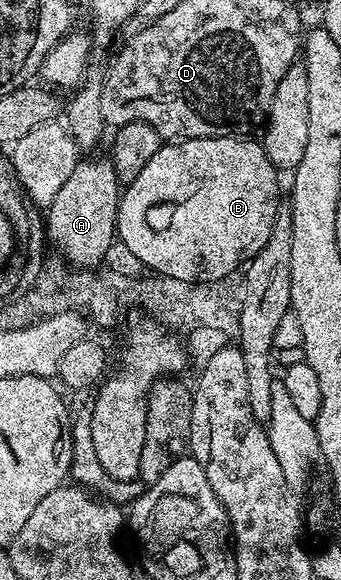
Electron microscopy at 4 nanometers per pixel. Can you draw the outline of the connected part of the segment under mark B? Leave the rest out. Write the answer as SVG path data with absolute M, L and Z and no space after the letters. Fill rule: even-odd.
M249 136L186 138L162 144L159 152L155 152L155 156L151 156L151 161L143 168L143 172L139 172L139 177L130 186L124 187L121 202L117 206L116 237L120 242L131 248L131 252L142 261L146 271L152 272L154 275L174 277L175 280L191 283L218 282L221 279L236 275L248 263L250 258L257 255L259 248L263 248L263 244L267 244L267 236L271 236L271 228L275 224L277 204L282 197L281 186L277 183L279 172L271 164L271 160L267 160L264 145L260 141L252 142L251 139L252 137Z

